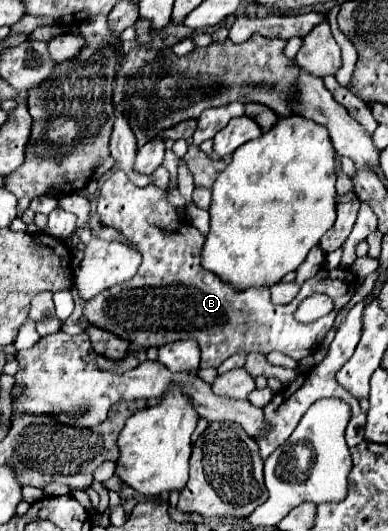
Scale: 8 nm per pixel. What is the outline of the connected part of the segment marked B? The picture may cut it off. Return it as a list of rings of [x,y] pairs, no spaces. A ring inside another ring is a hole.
[[[115,170],[99,186],[97,214],[105,226],[123,232],[125,238],[137,244],[143,262],[131,280],[87,300],[87,320],[141,348],[193,338],[201,348],[201,368],[217,368],[239,350],[263,354],[279,350],[295,360],[313,354],[331,330],[337,312],[353,298],[359,286],[357,276],[349,268],[337,266],[333,270],[321,268],[289,304],[273,304],[267,286],[235,290],[201,266],[205,236],[185,216],[175,214],[175,206],[167,204],[165,192],[155,186],[139,188],[121,170]],[[315,292],[331,296],[335,304],[331,314],[311,324],[297,322],[293,318],[295,308]]]

